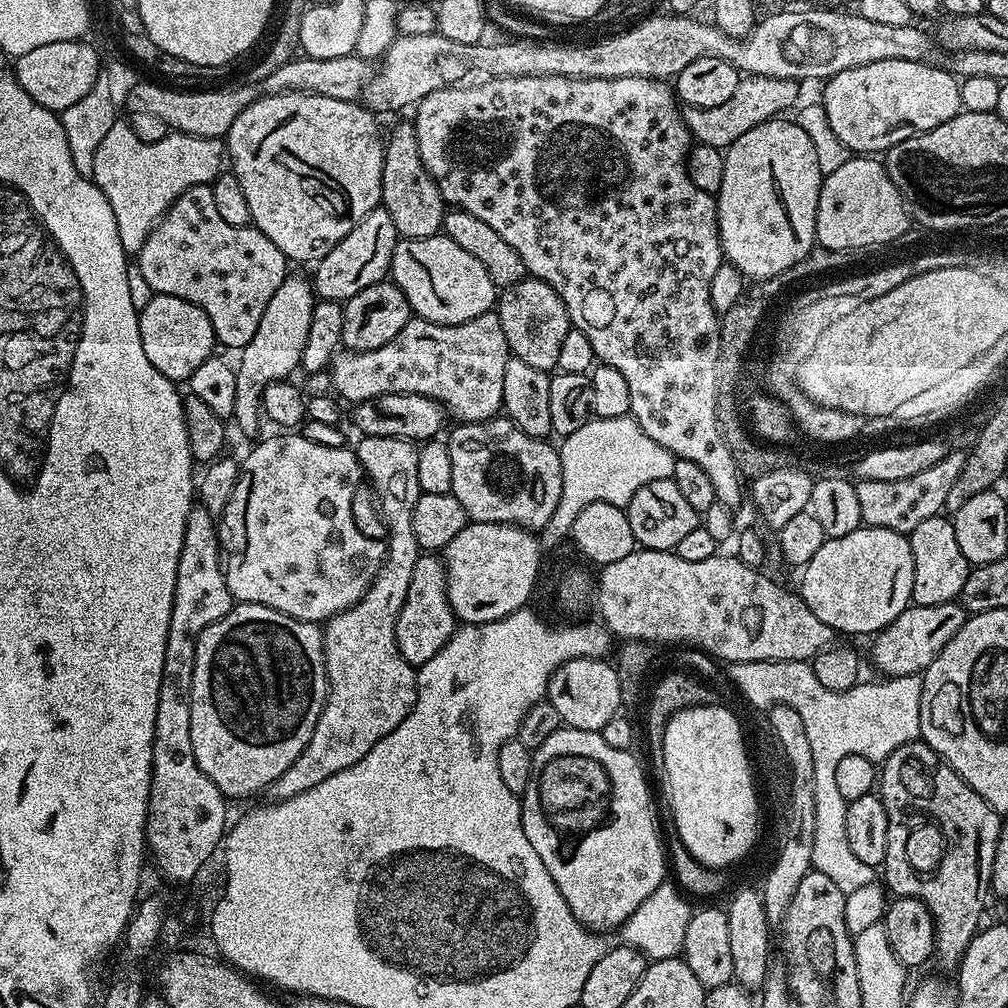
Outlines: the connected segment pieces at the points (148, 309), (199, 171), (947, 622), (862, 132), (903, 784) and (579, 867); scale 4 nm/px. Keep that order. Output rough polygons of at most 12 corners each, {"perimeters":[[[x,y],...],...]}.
{"perimeters":[[[153,295],[142,350],[168,380],[187,382],[218,341],[198,306]],[[116,122],[94,154],[118,238],[142,250],[183,192],[226,164],[219,139],[140,140]],[[959,602],[909,606],[875,637],[885,677],[915,676],[962,630]],[[870,62],[826,80],[852,154],[883,154],[950,122],[960,80],[922,62]],[[930,745],[882,761],[883,883],[955,969],[981,927],[995,812]],[[561,726],[520,821],[574,918],[619,929],[666,880],[644,768]]]}

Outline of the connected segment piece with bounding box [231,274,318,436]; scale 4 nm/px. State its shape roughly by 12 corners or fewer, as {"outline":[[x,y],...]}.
{"outline":[[290,274],[239,353],[231,419],[252,436],[264,388],[300,368],[314,284]]}

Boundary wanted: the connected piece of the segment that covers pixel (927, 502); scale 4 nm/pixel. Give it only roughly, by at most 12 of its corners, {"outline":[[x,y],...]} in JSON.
{"outline":[[963,451],[898,482],[856,480],[863,523],[910,534],[945,511]]}

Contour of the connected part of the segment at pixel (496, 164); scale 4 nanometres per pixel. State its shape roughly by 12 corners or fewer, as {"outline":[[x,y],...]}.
{"outline":[[498,77],[415,105],[445,205],[486,222],[630,386],[716,425],[724,260],[650,77]]}

